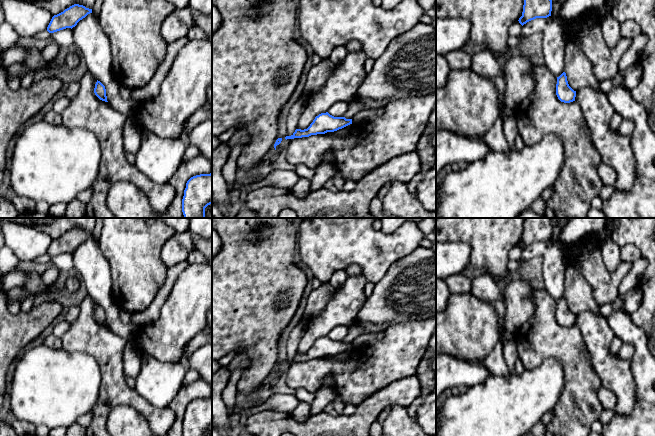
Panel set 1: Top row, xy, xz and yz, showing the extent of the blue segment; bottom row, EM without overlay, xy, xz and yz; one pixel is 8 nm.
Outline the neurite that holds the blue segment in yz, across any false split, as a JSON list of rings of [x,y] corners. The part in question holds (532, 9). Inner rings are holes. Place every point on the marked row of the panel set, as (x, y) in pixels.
[[[524,0],[522,16],[519,23],[523,26],[536,18],[551,16],[552,0]]]

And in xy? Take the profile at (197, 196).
[[[212,173],[191,177],[184,190],[184,218],[205,218],[205,208],[212,204]]]

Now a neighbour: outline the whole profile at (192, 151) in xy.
[[[188,144],[187,149],[185,150],[185,153],[182,157],[181,162],[191,160],[195,157],[198,157],[199,155],[201,155],[199,148],[196,147],[195,145]]]

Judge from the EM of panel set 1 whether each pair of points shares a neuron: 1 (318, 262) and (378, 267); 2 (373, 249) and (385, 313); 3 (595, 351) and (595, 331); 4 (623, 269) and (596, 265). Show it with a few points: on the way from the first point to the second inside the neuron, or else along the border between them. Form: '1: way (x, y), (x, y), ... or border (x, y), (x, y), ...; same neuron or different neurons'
1: way (333, 258), (363, 258); same neuron
2: border (394, 261), (374, 284); different neurons
3: way (595, 346), (595, 336); same neuron
4: way (616, 275), (606, 275), (603, 272); same neuron

